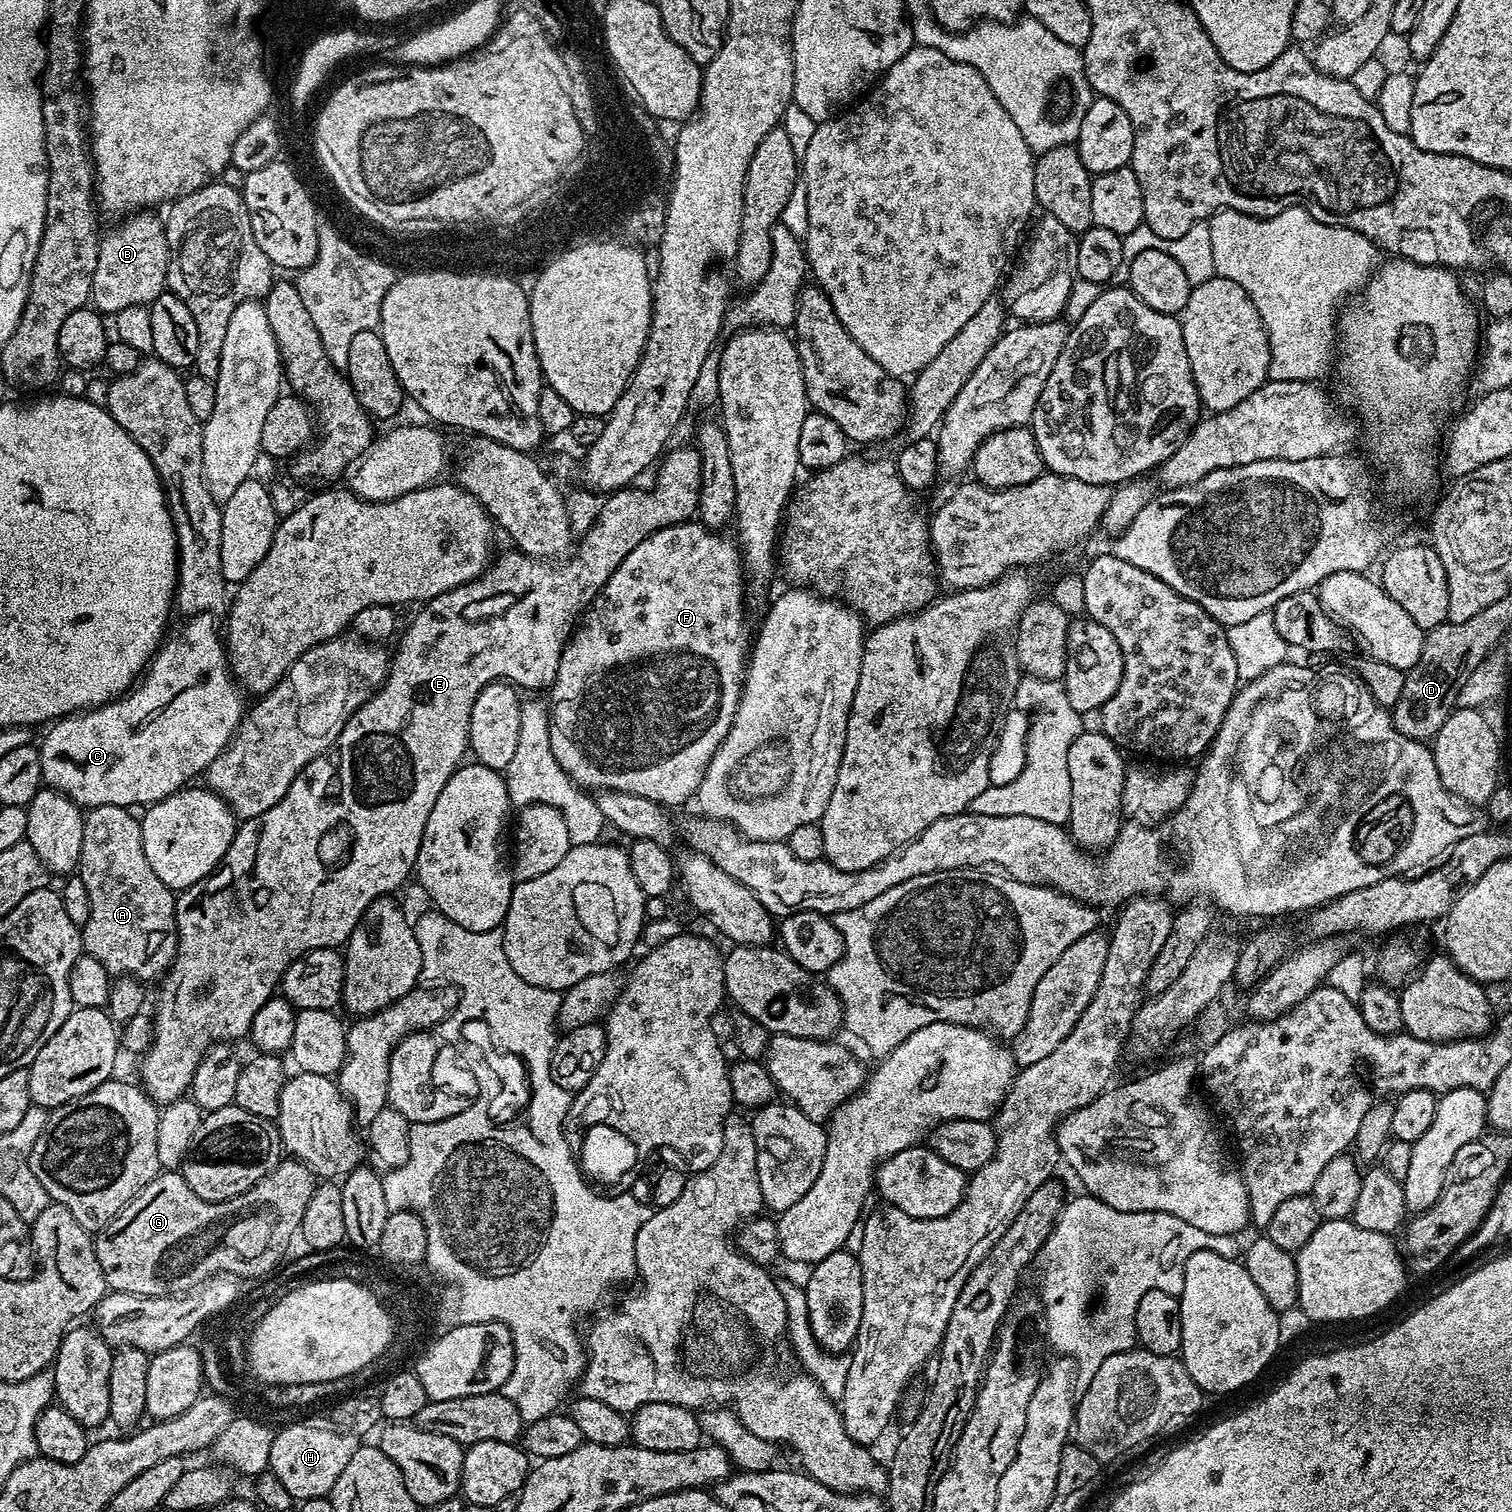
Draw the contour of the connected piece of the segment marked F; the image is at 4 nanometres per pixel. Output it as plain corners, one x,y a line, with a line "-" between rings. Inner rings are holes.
685,522
683,524
671,524
662,530
652,532
642,542
638,542
638,546
634,546
634,550
630,550
630,554
626,554
626,558
622,558
622,562
618,566
618,570
614,570
614,574
610,574
610,578
606,582
606,586
600,591
600,595
592,601
590,607
583,613
582,619
579,621
578,627
573,631
570,637
570,643
560,654
558,662
558,670
556,671
556,680
550,689
552,695
551,708
548,714
550,718
550,750
554,750
554,758
558,758
558,766
562,766
562,770
566,770
566,774
584,790
603,790
605,792
625,792
626,794
638,794
642,798
654,801
655,804
661,806
669,806
668,804
684,804
693,799
698,790
698,786
702,782
702,778
706,774
706,766
710,762
710,758
714,758
714,754
718,750
718,746
726,738
726,734
732,725
732,719
736,713
736,707
740,704
740,695
742,693
742,679
746,674
746,646
744,650
744,596
746,597
746,573
742,563
740,550
735,539
732,540
728,536
720,536
719,531
704,527
699,522

